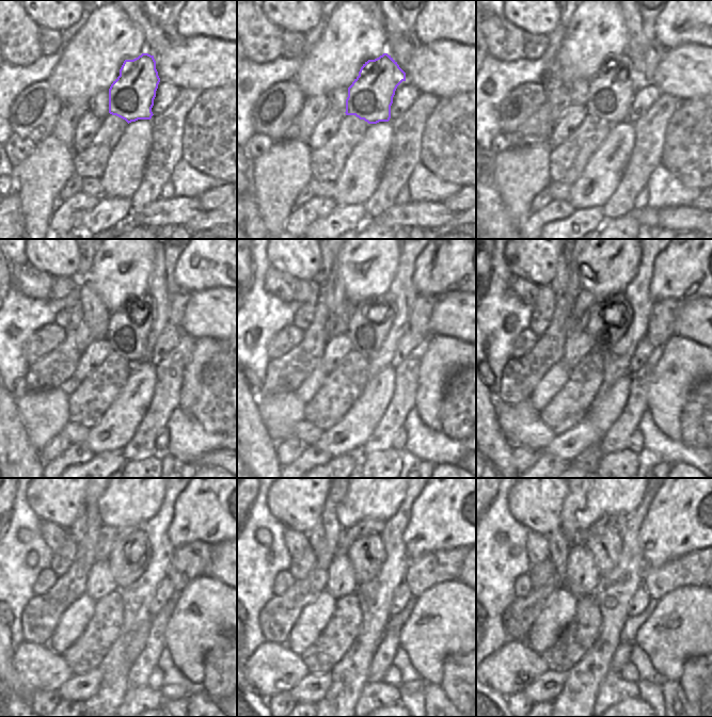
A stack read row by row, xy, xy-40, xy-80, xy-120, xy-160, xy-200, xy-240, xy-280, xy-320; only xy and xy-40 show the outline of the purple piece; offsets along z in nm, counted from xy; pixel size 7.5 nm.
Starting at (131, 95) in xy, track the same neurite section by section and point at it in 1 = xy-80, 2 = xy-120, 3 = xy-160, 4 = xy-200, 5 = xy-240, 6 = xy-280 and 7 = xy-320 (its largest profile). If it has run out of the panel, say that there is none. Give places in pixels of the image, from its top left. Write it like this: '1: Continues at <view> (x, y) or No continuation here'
1: Continues at xy-80 (610, 96)
2: Continues at xy-120 (129, 327)
3: Continues at xy-160 (369, 324)
4: Continues at xy-200 (607, 322)
5: Continues at xy-240 (128, 559)
6: Continues at xy-280 (366, 554)
7: Continues at xy-320 (605, 546)

